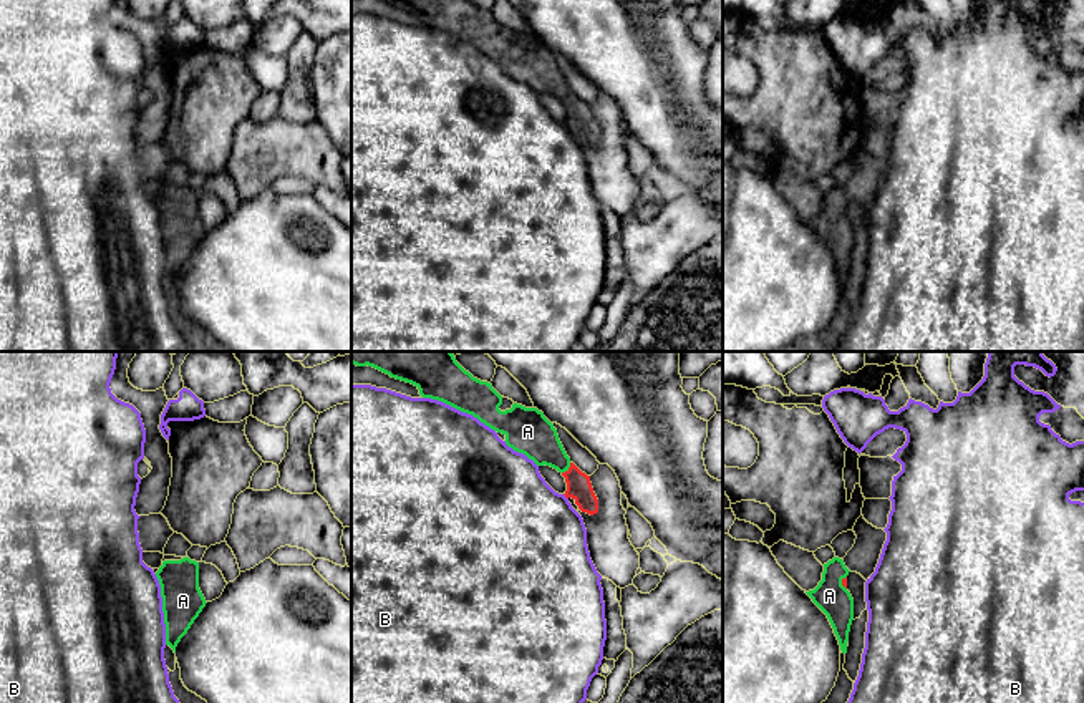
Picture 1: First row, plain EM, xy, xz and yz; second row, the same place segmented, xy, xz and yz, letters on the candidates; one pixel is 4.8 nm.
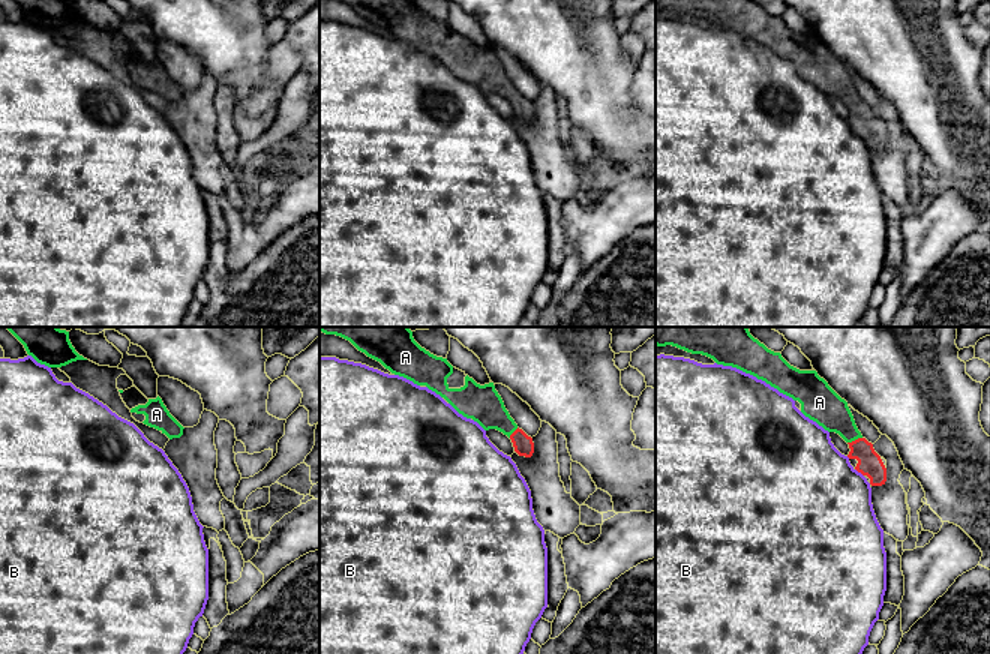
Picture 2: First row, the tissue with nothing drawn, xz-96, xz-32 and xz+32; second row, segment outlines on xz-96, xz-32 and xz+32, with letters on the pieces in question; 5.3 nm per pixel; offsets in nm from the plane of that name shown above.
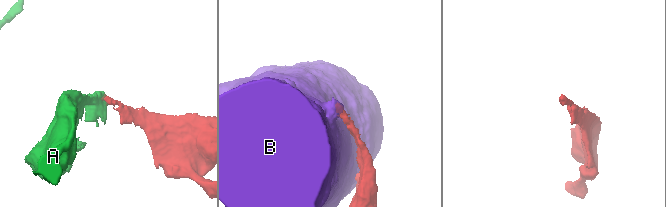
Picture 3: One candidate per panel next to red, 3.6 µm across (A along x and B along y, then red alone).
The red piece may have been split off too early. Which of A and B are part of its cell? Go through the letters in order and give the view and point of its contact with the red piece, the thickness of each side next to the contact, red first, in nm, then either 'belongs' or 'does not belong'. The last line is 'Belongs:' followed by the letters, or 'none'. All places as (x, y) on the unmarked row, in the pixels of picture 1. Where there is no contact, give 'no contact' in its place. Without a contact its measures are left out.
A: contact xz (569, 96); calibres 120 and 220 nm; belongs
B: contact xz (566, 125); calibres 120 and 480 nm; does not belong
Belongs: A

